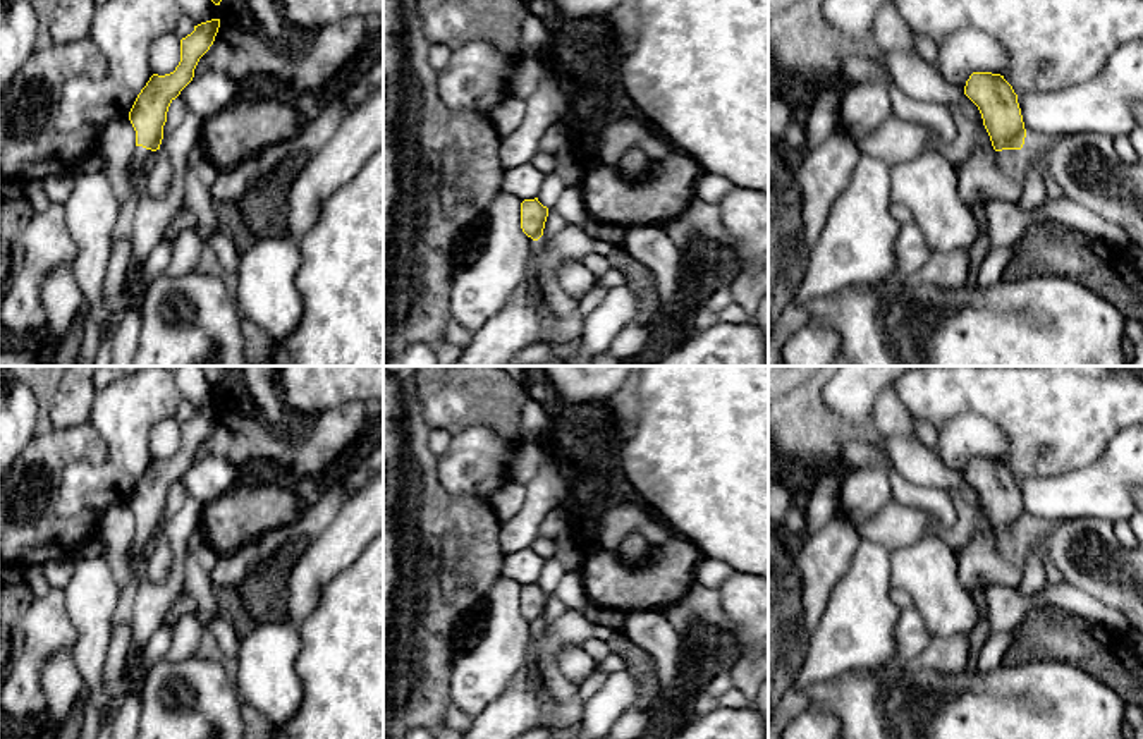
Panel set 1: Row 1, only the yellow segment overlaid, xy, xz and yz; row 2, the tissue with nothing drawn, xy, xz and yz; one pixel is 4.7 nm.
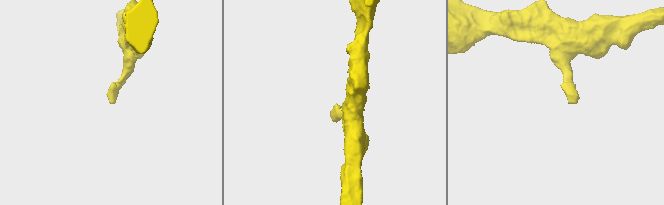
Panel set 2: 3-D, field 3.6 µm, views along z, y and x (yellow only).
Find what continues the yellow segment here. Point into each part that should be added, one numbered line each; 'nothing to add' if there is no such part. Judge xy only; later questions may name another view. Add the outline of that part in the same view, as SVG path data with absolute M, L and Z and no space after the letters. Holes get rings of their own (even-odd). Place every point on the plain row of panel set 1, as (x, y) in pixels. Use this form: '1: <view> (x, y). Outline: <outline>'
1: xy (141, 542). Outline: M136 531L136 536L134 536L134 541L132 541L132 547L131 547L131 553L127 555L127 565L131 569L132 569L134 557L139 552L150 550L153 538L155 536L151 536L151 534L146 534L143 531Z

